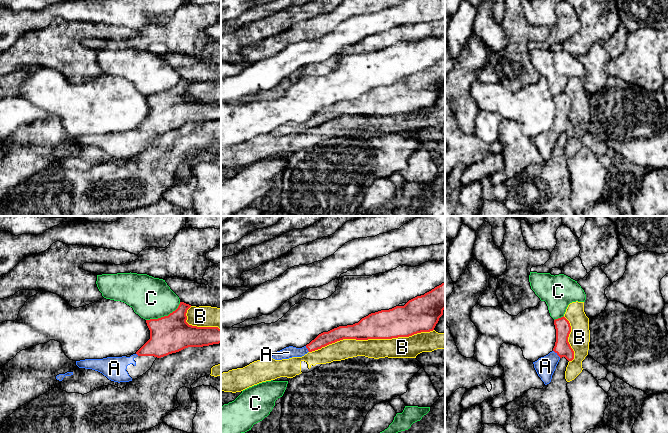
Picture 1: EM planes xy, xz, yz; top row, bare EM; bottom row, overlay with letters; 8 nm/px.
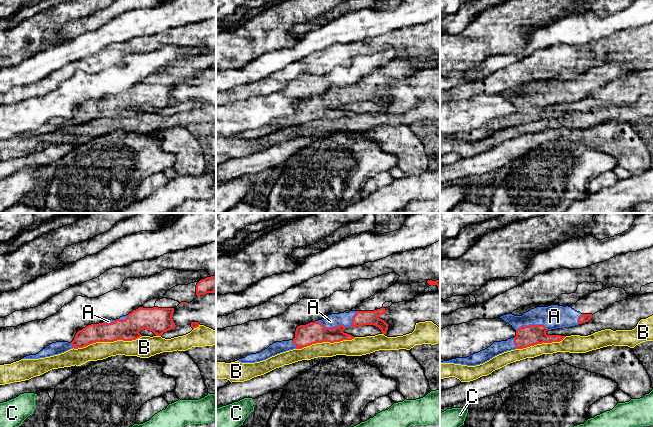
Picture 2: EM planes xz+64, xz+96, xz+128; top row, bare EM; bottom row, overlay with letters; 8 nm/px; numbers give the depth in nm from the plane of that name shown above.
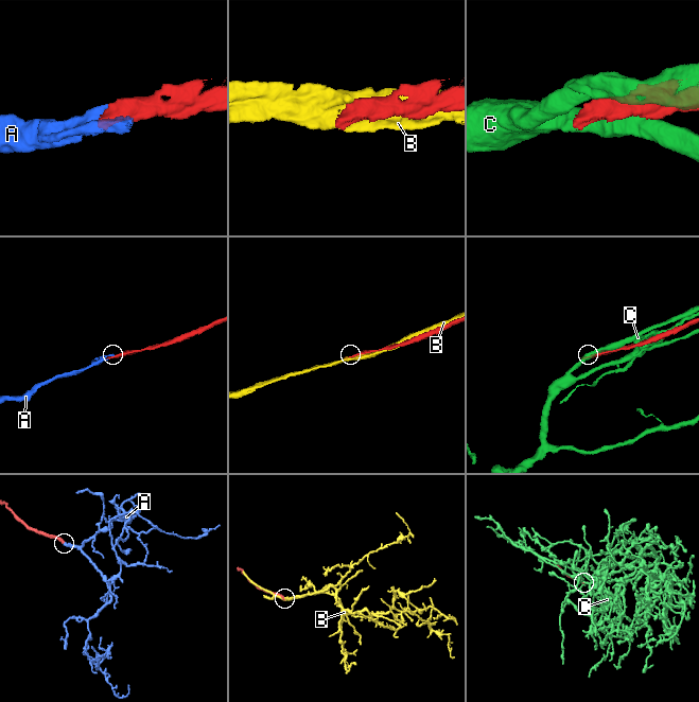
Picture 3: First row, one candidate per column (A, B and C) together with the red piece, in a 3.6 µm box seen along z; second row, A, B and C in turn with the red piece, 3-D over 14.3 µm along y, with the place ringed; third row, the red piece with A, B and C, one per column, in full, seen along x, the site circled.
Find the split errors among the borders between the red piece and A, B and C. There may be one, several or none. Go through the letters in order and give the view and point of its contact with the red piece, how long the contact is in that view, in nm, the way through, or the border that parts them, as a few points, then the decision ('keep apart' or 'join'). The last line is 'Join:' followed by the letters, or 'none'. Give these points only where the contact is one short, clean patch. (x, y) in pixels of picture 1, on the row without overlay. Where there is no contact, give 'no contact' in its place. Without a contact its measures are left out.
A: meets red in yz at (557, 130); contact 90 nm long; join
B: meets red in xz at (371, 114); contact 1000 nm long; keep apart
C: meets red in xy at (164, 92); contact 320 nm long; keep apart
Join: A

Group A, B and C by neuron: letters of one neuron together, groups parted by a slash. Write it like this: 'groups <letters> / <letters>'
groups A / B / C

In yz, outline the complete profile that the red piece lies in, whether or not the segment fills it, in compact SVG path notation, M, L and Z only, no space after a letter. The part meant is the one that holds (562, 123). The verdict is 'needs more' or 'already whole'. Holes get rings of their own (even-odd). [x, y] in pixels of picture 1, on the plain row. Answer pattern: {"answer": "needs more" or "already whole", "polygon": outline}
{"answer": "needs more", "polygon": "M563 92L555 95L554 101L556 105L556 118L553 127L533 138L538 152L545 161L551 158L552 151L562 133L565 133L568 137L574 135L574 127L568 118L571 108L569 97Z"}

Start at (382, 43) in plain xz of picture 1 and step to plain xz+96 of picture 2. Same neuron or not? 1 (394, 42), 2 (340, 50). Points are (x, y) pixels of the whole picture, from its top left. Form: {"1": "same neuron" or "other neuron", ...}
{"1": "same neuron", "2": "same neuron"}

